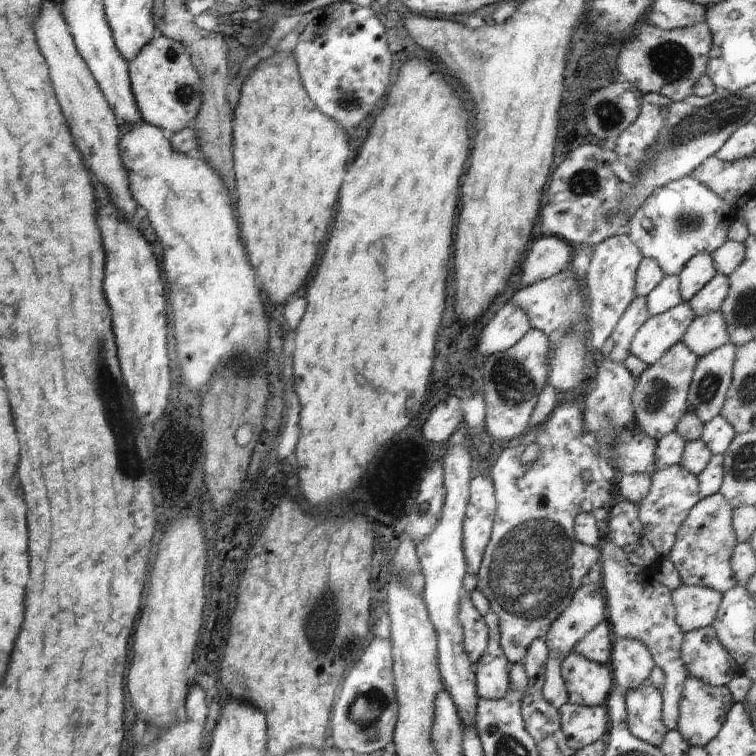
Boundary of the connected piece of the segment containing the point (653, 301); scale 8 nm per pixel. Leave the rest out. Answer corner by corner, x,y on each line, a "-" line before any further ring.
664,275
664,278
645,296
650,317
668,312
683,302
679,291
678,275

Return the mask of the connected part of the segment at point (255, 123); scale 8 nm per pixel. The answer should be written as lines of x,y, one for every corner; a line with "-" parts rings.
274,51
269,53
262,61
258,61
254,70
250,72
250,76
246,76
246,80
242,82
240,88
240,98
235,109
233,109
233,146
234,146
234,180
236,180
236,206
238,206
238,222
240,222
240,230
242,230
242,238
246,244
246,252
248,258
252,262
252,266
258,272
258,278
262,282
262,290
266,292
266,296
270,298
272,304
282,306
286,304
286,300
290,296
294,296
298,292
298,288
306,282
310,270
316,264
316,258
320,254
320,244
324,242
324,236
328,232
330,220
334,220
334,212
336,212
336,202
338,202
338,192
346,174
346,166
348,166
348,158
350,158
350,148
348,147
348,136
342,126
338,126
330,116
326,116
324,112
320,112
304,86
299,75
296,62
296,56
291,51
290,54
284,54
284,51

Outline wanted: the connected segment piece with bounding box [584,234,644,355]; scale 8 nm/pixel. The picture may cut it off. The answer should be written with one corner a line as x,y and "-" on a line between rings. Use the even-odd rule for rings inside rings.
629,234
610,237
593,248
593,258
590,258
590,266
584,278
591,314
589,347
593,355
597,355
604,342
610,338
620,317
636,297
635,274
643,258
636,244
630,240

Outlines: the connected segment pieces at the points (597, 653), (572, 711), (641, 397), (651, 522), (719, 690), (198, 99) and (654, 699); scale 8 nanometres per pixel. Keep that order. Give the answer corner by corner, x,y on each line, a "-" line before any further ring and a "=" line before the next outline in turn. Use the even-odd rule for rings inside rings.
602,622
596,628
589,630
588,634
578,642
578,646
574,646
574,653
578,653
586,660
591,660
596,664
605,664
610,667
612,645
611,627
607,622
=
567,702
558,712
560,726
572,750
579,751
605,739
609,720
604,706
585,707
=
680,341
669,348
658,362
647,365
637,378
632,404
636,423
646,436
660,440
665,434
674,432
678,420
689,412
687,409
688,388
690,388
698,359
698,356
=
680,465
658,469
652,474
651,480
648,496
638,505
638,518
642,524
643,535
650,540
661,562
668,558
677,537
676,533
686,520
689,510
701,499
699,480
697,475
=
689,676
684,682
682,698
680,698
677,731
680,732
680,736
686,740
689,746
704,747
710,740
716,738
734,703
727,686
706,684
700,678
=
164,35
150,40
138,56
128,63
132,96
143,122
158,126
171,135
188,126
194,120
202,104
202,80
192,56
180,42
=
650,682
625,692
627,723
630,732
642,742
659,747
668,732
662,722
661,692

